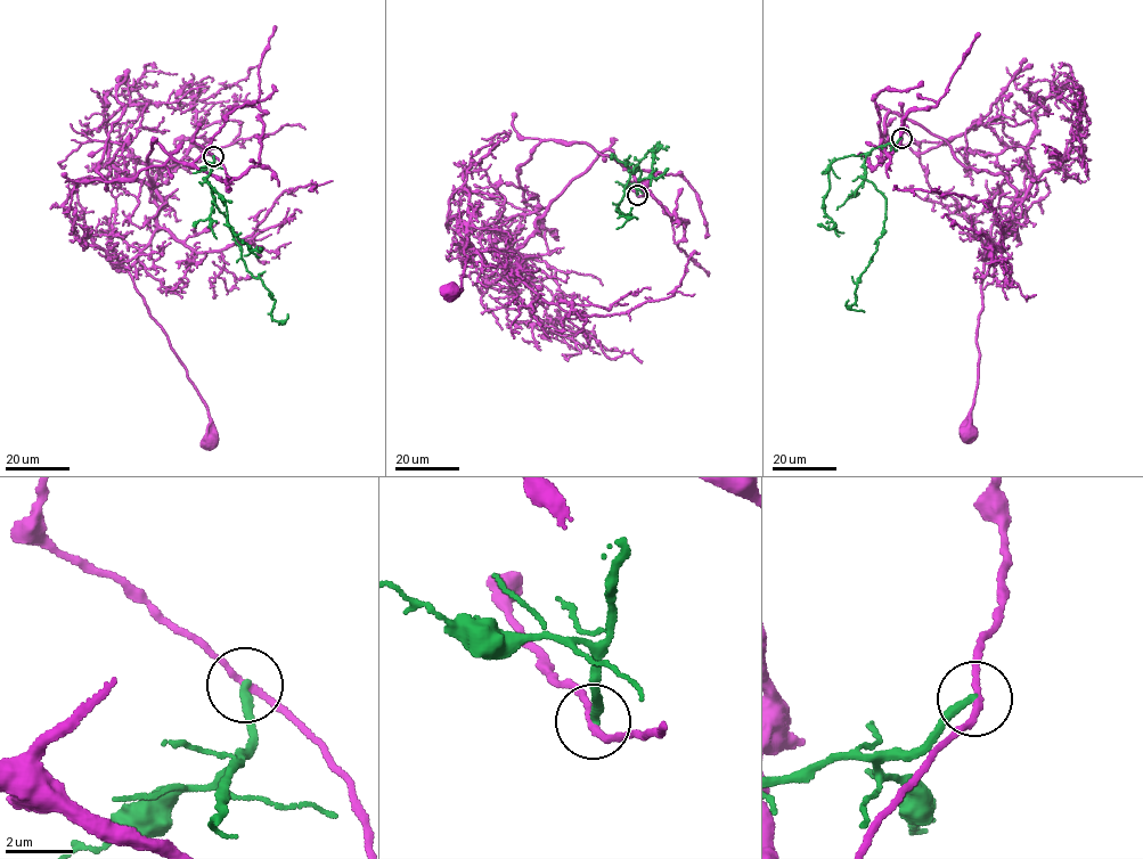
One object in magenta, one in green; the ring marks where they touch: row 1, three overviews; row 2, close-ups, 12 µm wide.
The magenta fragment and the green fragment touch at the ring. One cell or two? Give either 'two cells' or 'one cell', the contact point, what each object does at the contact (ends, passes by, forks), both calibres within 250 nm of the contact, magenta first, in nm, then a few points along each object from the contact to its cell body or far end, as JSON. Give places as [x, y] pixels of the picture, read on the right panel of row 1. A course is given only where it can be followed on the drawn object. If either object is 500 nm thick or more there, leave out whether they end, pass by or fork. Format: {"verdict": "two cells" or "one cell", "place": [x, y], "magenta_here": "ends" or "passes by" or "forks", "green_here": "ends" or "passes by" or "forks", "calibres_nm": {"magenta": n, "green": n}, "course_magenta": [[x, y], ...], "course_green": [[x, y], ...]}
{"verdict": "two cells", "place": [901, 138], "magenta_here": "passes by", "green_here": "ends", "calibres_nm": {"magenta": 190, "green": 260}, "course_magenta": [[901, 138], [881, 160], [895, 112], [1017, 193], [1013, 230], [981, 276], [969, 434]], "course_green": [[901, 138], [873, 148], [864, 161], [865, 179], [886, 198], [886, 219], [850, 305], [864, 312]]}

